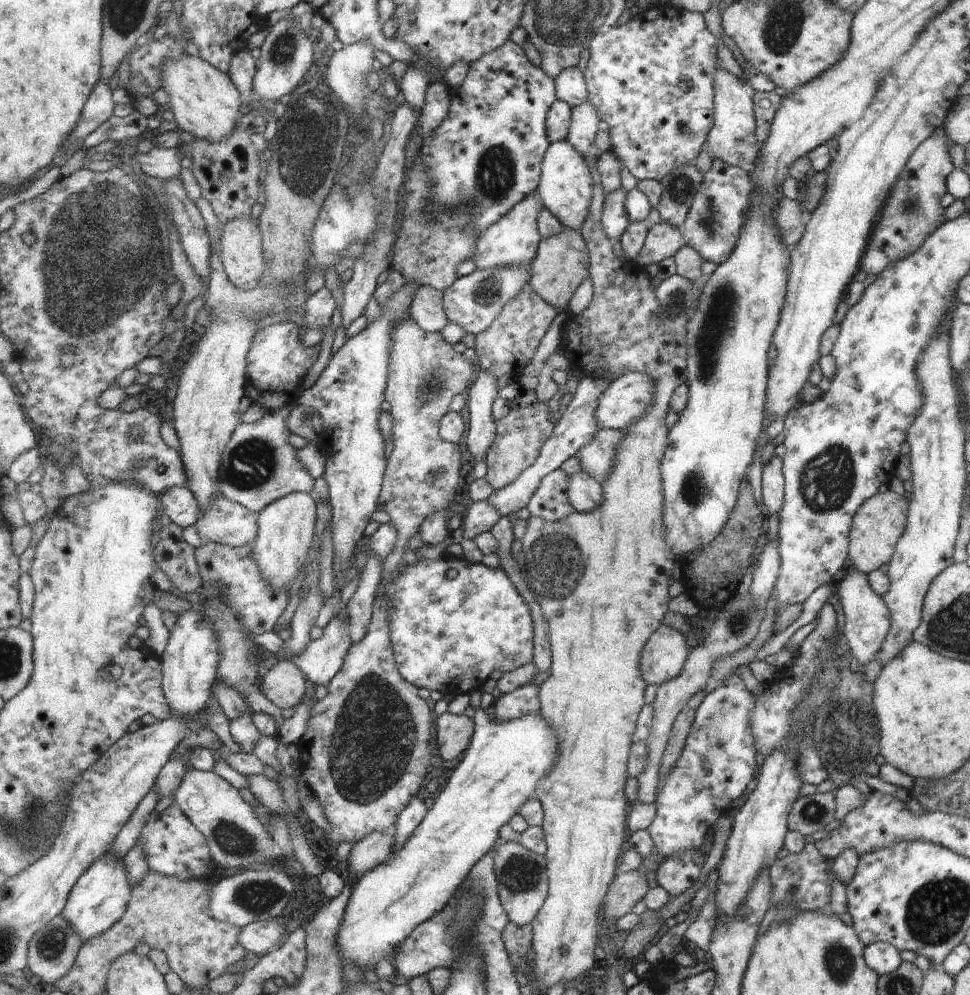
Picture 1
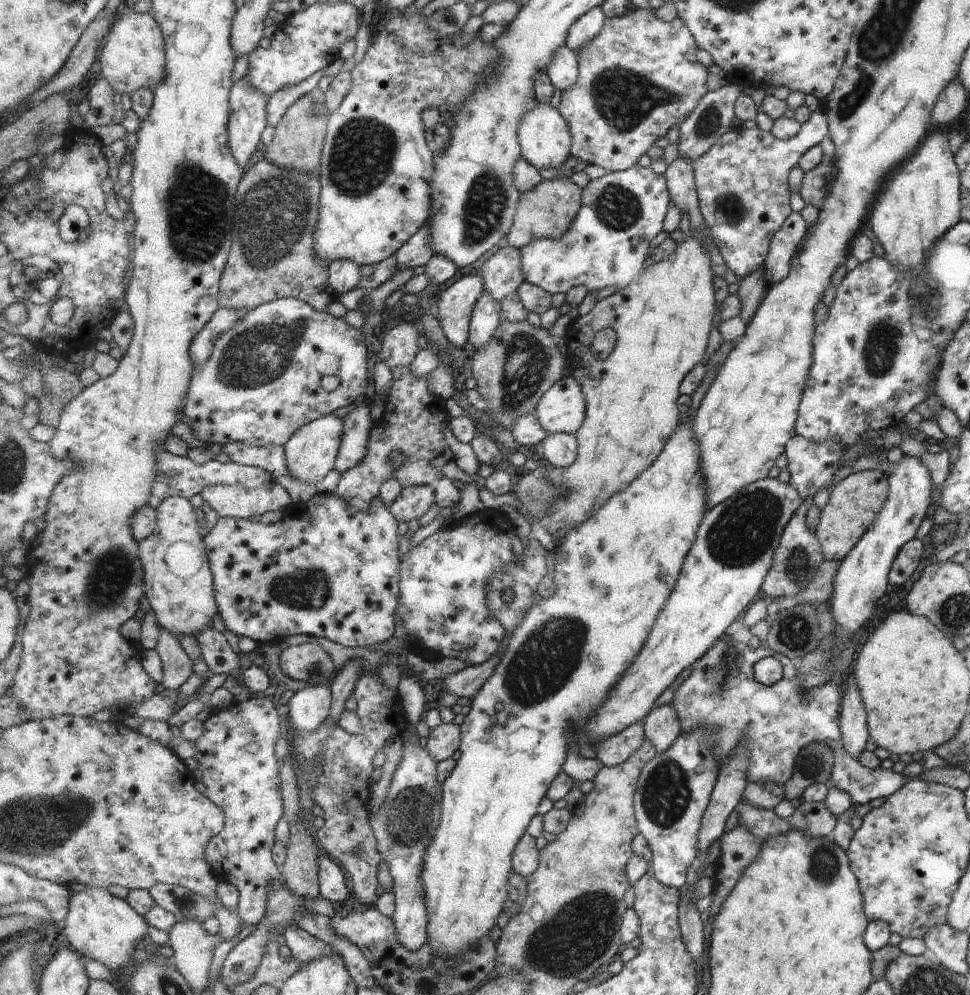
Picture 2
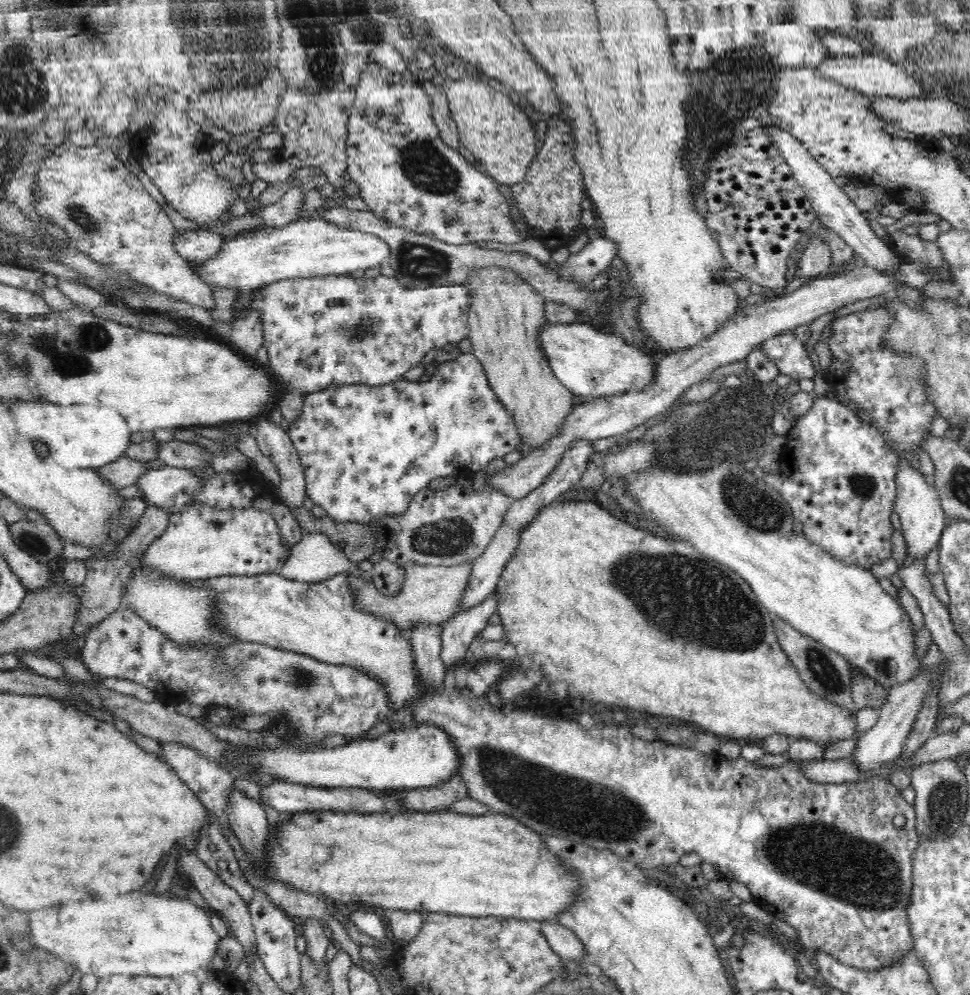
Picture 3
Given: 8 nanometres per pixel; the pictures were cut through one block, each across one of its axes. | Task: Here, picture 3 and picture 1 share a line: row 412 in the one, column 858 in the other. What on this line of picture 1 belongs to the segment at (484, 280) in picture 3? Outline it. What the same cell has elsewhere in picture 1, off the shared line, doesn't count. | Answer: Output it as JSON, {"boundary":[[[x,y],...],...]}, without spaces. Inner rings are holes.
{"boundary":[[[890,490],[882,494],[875,493],[871,498],[863,501],[852,516],[848,532],[848,558],[855,570],[867,575],[889,562],[893,554],[893,547],[901,536],[906,523],[907,505],[906,495]]]}

